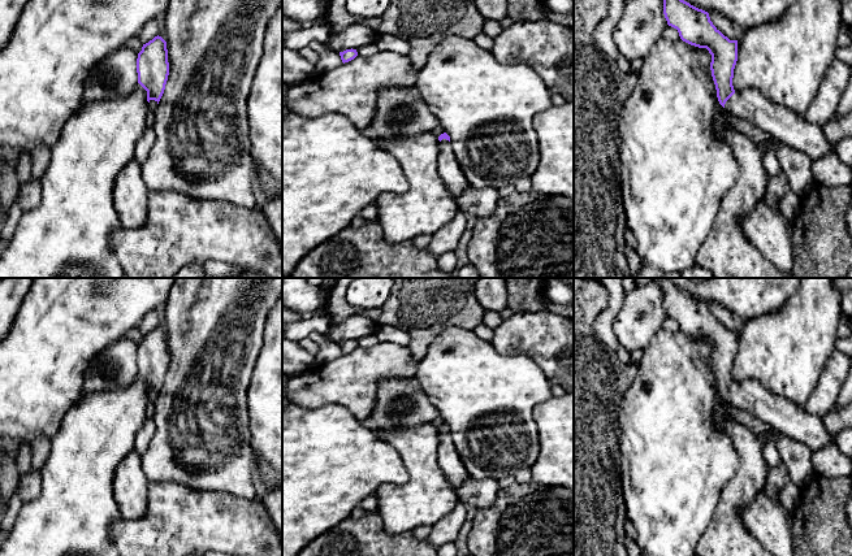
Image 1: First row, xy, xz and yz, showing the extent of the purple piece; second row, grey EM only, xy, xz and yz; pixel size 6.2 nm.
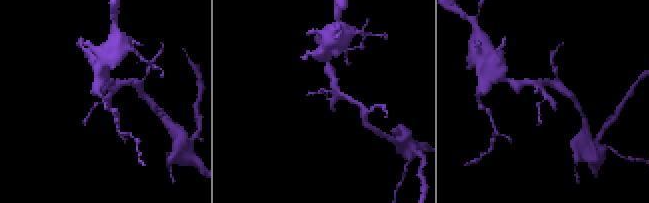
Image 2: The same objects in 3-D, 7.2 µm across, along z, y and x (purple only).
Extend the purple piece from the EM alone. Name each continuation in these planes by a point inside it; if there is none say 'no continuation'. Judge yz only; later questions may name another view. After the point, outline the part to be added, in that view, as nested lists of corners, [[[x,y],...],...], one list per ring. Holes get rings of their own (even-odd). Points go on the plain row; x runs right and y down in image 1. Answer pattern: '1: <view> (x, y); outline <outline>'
1: yz (779, 413); outline [[[754,379],[735,383],[725,399],[790,439],[804,443],[812,452],[835,444],[836,435],[826,430],[823,418],[809,413],[787,398],[771,394]]]

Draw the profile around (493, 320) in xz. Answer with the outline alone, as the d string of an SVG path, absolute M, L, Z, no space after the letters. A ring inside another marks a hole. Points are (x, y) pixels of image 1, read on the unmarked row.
M485 310L483 323L490 329L497 329L502 323L503 318L499 312Z

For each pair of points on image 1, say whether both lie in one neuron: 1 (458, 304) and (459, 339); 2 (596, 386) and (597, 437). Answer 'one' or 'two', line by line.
1: two
2: one

